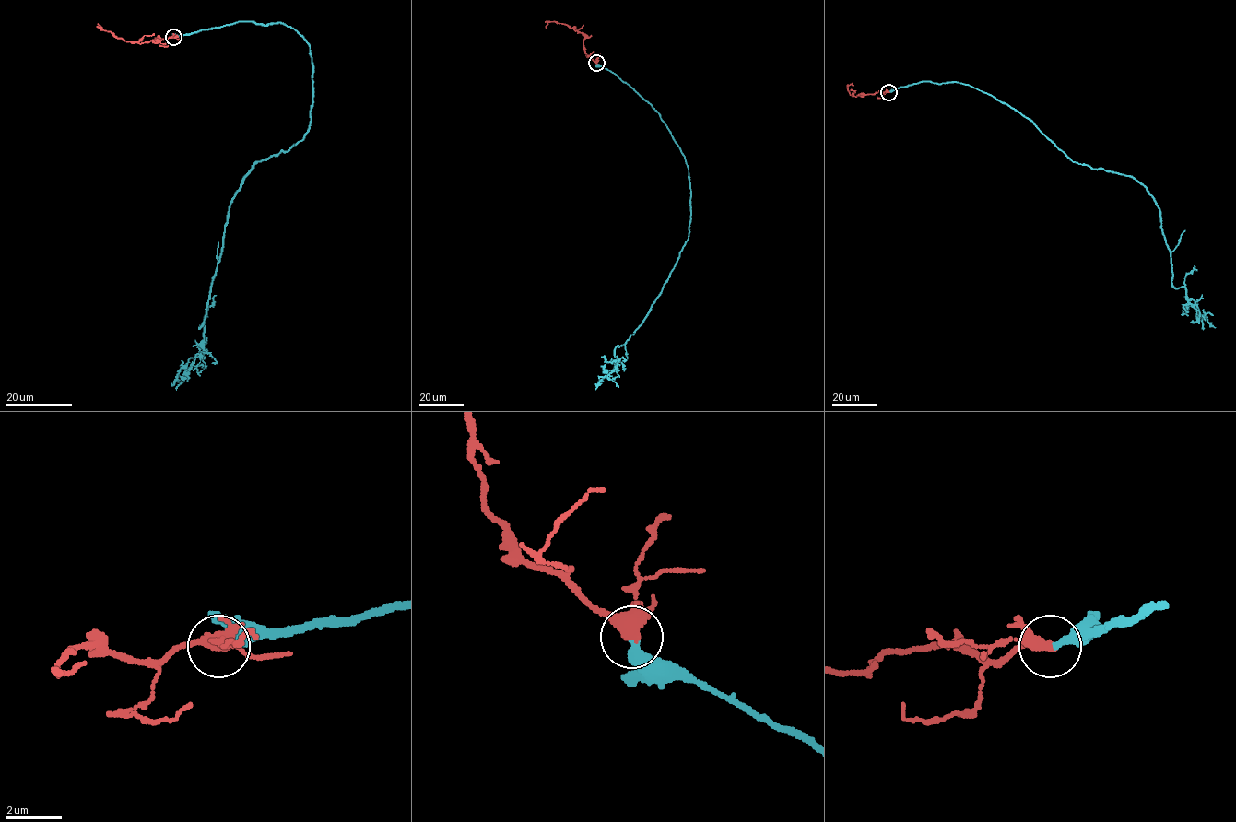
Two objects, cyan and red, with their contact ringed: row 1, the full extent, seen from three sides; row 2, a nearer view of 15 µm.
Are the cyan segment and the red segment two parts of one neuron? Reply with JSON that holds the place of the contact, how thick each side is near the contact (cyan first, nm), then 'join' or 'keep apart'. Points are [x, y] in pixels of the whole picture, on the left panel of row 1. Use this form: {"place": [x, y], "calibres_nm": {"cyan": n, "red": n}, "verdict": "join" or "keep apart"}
{"place": [173, 37], "calibres_nm": {"cyan": 360, "red": 340}, "verdict": "join"}

